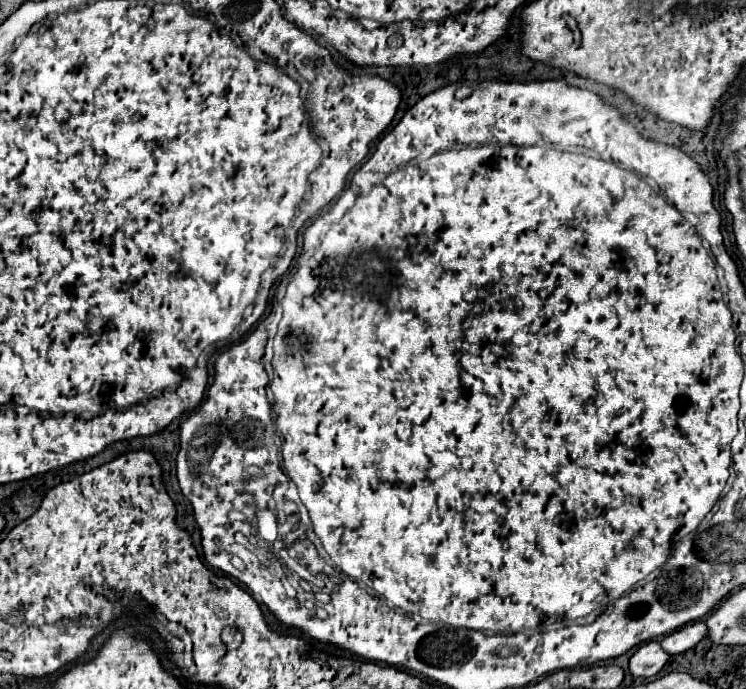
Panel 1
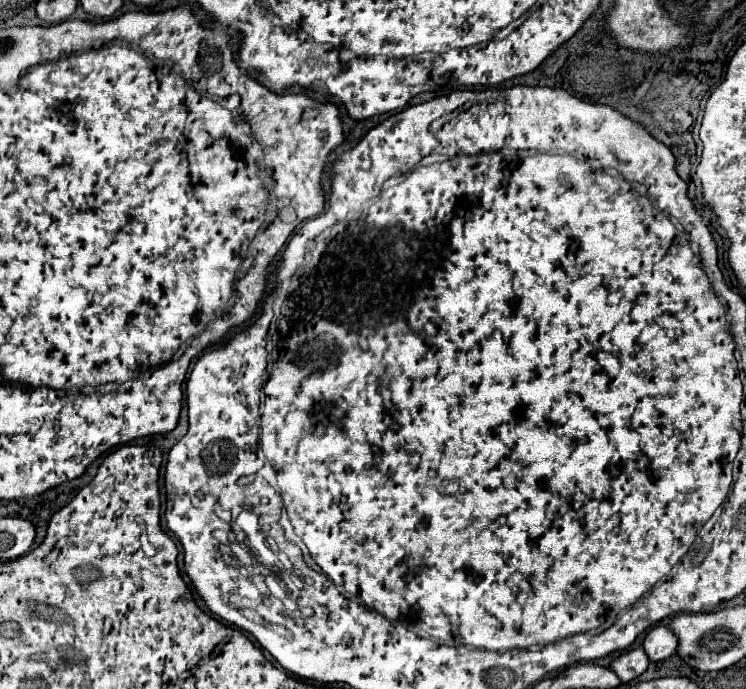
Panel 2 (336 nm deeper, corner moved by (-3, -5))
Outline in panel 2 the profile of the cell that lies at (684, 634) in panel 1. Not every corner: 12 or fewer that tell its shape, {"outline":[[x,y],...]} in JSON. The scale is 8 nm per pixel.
{"outline":[[664,625],[648,631],[644,645],[650,661],[676,653],[678,639]]}

